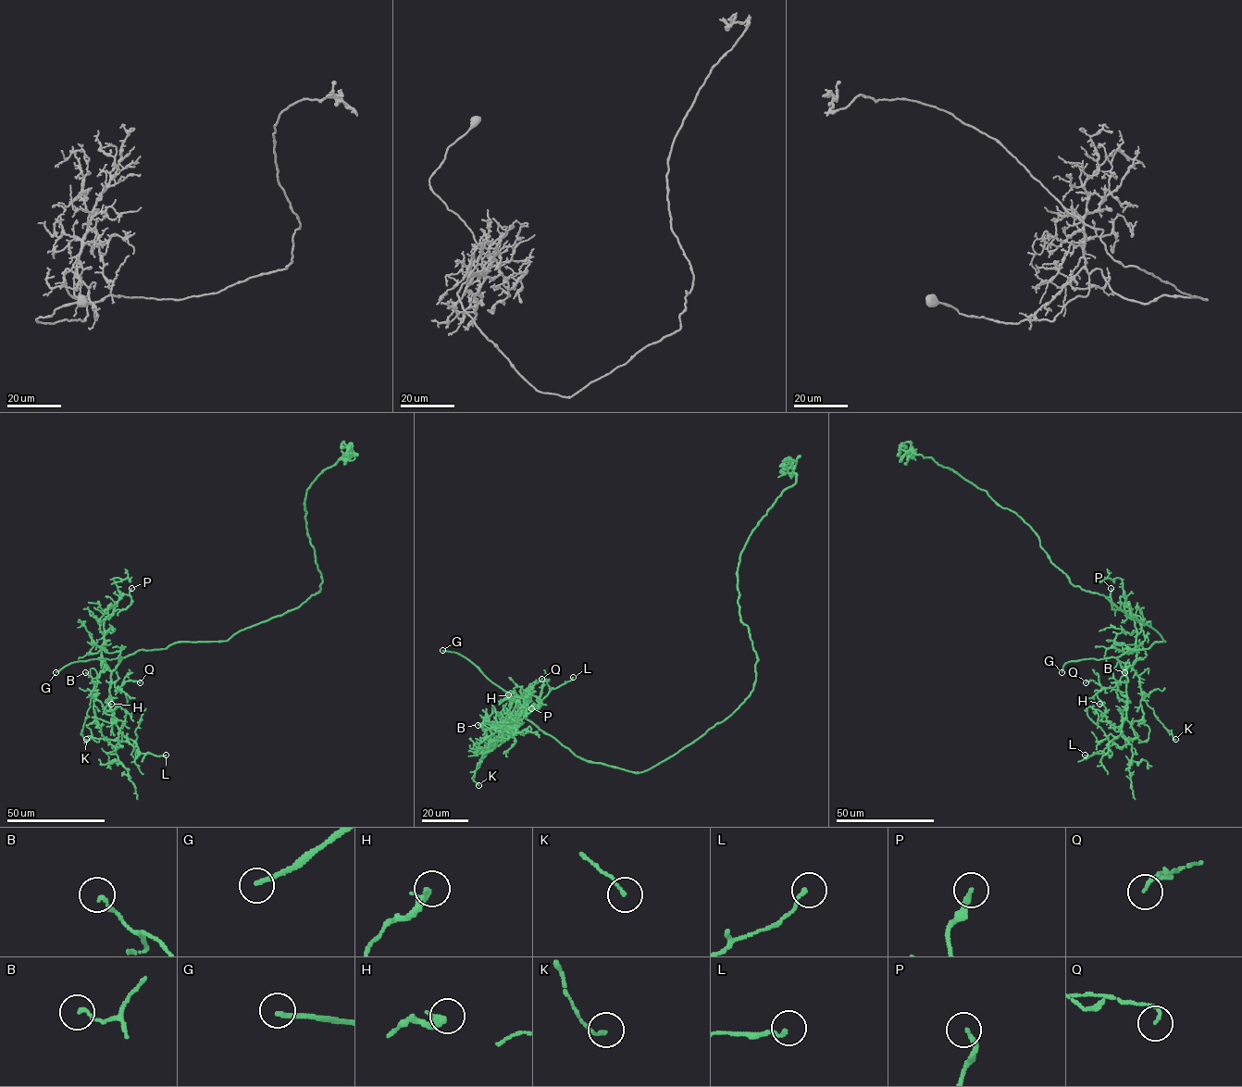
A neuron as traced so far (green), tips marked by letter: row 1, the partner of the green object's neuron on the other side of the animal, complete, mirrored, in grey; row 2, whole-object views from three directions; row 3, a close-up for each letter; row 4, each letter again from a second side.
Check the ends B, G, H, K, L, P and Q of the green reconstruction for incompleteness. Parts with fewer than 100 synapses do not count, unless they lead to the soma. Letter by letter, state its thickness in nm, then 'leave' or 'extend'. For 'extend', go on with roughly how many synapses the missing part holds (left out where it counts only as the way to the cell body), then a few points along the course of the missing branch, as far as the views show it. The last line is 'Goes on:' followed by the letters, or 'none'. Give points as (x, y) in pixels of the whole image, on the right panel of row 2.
B: 150 nm thick; leave
G: 190 nm thick; extend; missing branch runs (1061, 672), (1076, 688), (1086, 689)
H: 320 nm thick; leave
K: 120 nm thick; leave
L: 160 nm thick; leave
P: 200 nm thick; leave
Q: 120 nm thick; leave
Goes on: G

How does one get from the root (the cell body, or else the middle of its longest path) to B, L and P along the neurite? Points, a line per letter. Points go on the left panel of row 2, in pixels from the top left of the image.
B: (282, 614), (227, 641), (178, 642), (123, 657), (111, 675), (111, 710), (90, 695), (93, 684), (85, 672)
L: (282, 614), (227, 641), (178, 642), (121, 659), (110, 682), (115, 723), (140, 754), (166, 755)
P: (282, 614), (224, 641), (139, 650), (111, 670), (101, 654), (104, 620), (131, 603), (131, 588)

